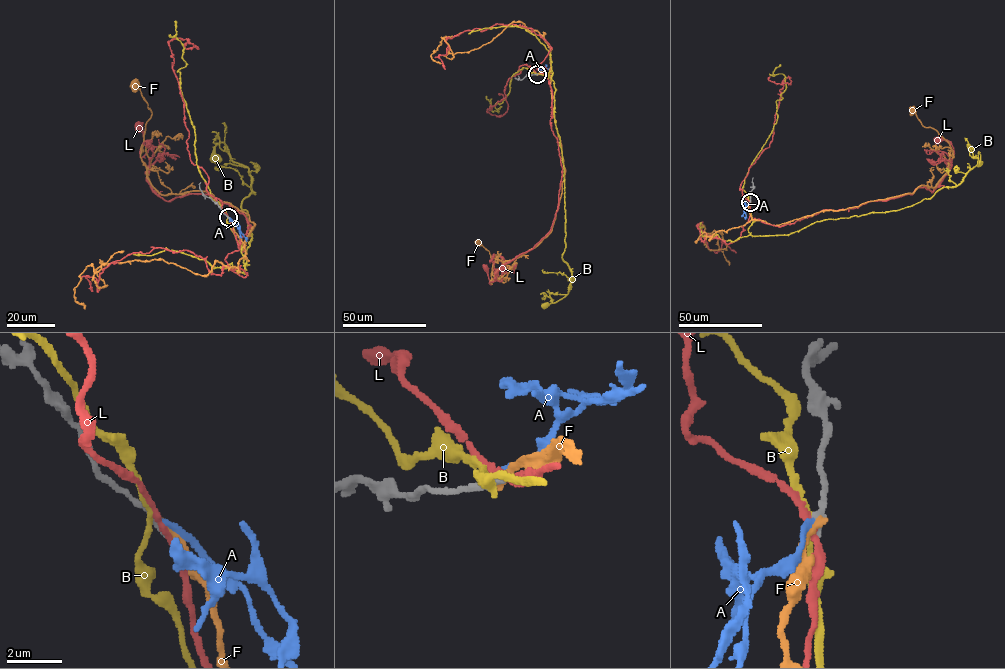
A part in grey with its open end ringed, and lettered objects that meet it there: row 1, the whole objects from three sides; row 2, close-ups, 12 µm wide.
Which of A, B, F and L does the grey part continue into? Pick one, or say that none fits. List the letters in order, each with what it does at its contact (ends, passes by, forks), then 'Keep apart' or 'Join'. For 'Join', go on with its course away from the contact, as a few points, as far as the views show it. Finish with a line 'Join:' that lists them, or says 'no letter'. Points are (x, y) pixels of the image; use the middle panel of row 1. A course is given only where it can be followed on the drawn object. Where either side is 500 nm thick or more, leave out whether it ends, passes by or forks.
A: It ends there. Join. Its course: (537, 74), (551, 68)
B: It passes by. Keep apart
F: It ends there. Keep apart
L: It passes by. Keep apart
Join: A

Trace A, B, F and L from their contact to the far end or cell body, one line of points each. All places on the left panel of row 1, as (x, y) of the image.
A: (228, 217), (246, 241)
B: (227, 217), (248, 265), (252, 238), (241, 202), (253, 193), (249, 169), (222, 142), (214, 159)
F: (228, 217), (243, 250), (249, 215), (203, 191), (151, 185), (140, 157), (152, 112), (135, 85)
L: (228, 218), (243, 251), (238, 241), (251, 225), (243, 214), (207, 194), (165, 201), (154, 191), (138, 125)

